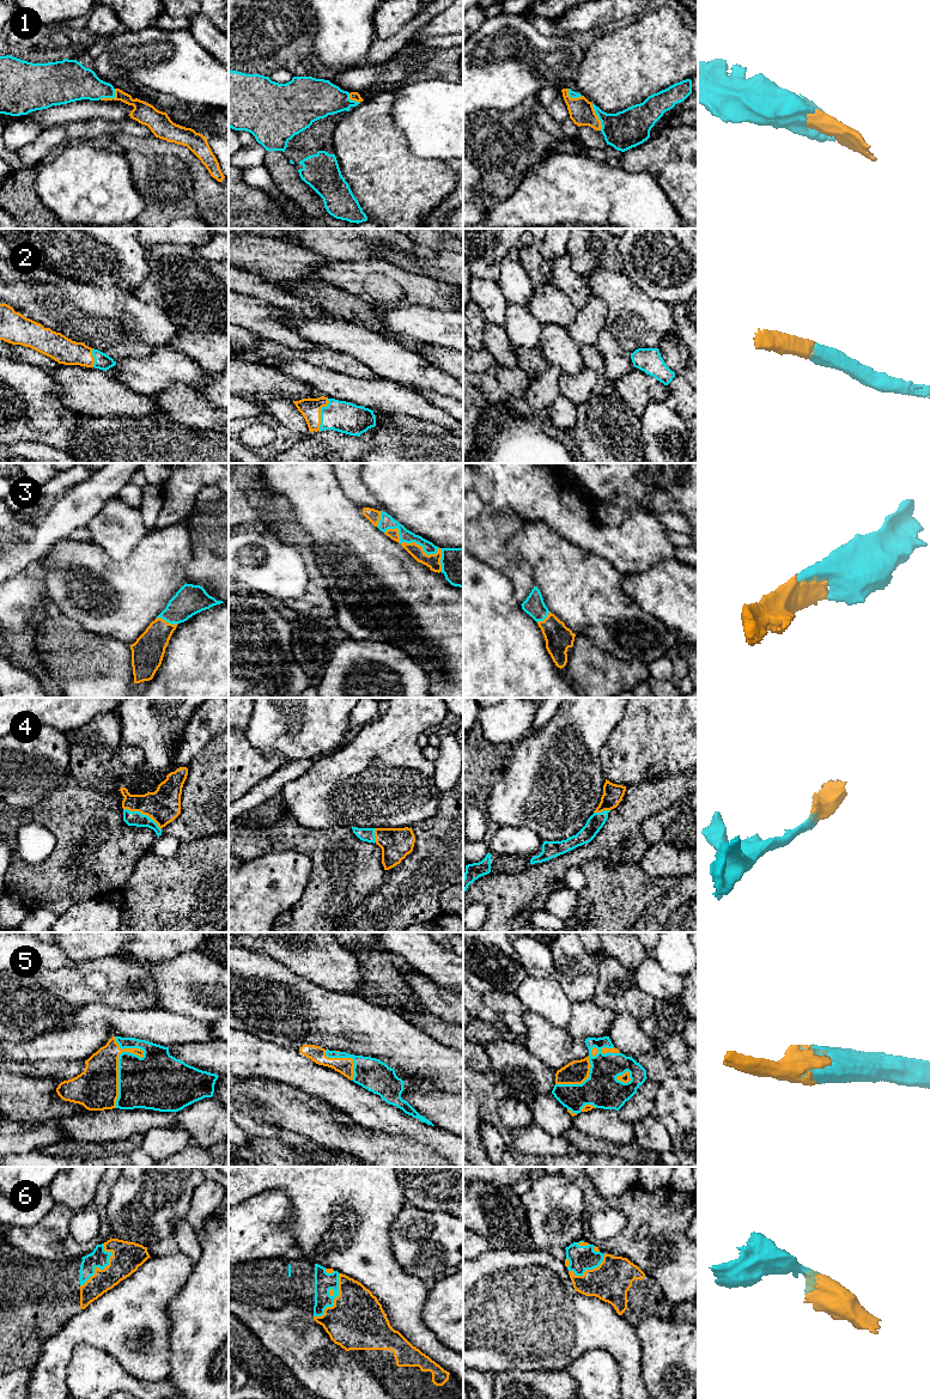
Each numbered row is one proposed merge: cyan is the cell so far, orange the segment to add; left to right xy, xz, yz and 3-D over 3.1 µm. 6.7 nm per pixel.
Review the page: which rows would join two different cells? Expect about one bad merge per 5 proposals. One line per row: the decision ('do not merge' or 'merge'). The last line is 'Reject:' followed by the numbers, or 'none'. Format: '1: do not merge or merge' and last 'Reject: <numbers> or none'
1: merge
2: merge
3: merge
4: merge
5: merge
6: merge
Reject: none

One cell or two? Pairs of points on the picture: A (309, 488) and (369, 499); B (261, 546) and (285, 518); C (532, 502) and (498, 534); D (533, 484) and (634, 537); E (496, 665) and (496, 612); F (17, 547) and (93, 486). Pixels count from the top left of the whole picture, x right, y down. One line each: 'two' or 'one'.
A: two
B: two
C: two
D: one
E: one
F: one

